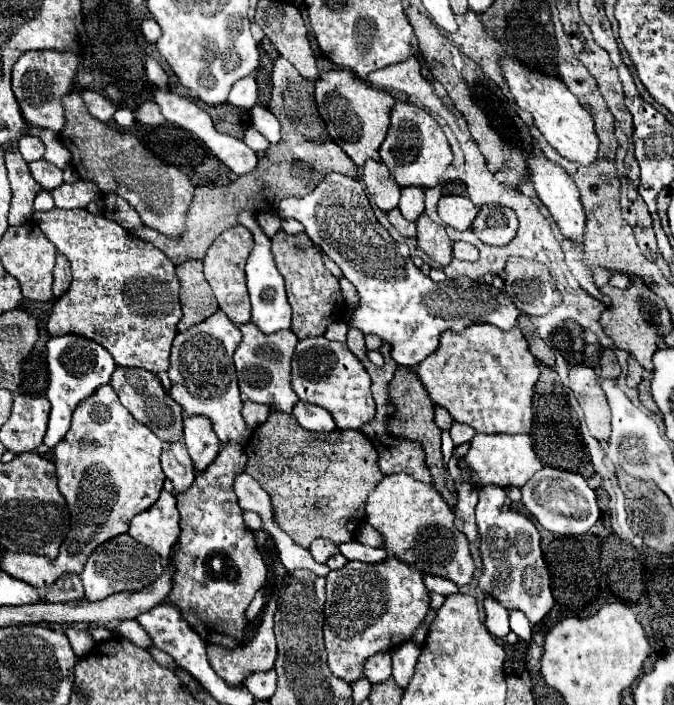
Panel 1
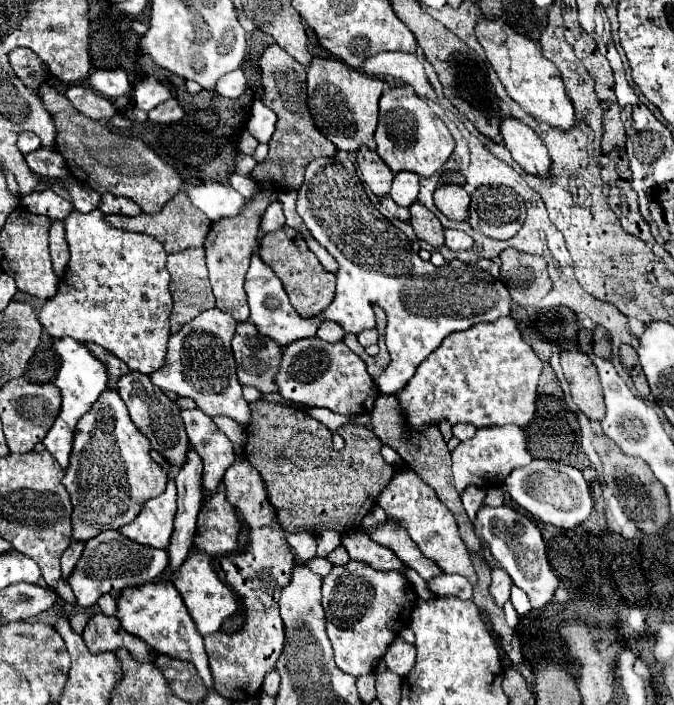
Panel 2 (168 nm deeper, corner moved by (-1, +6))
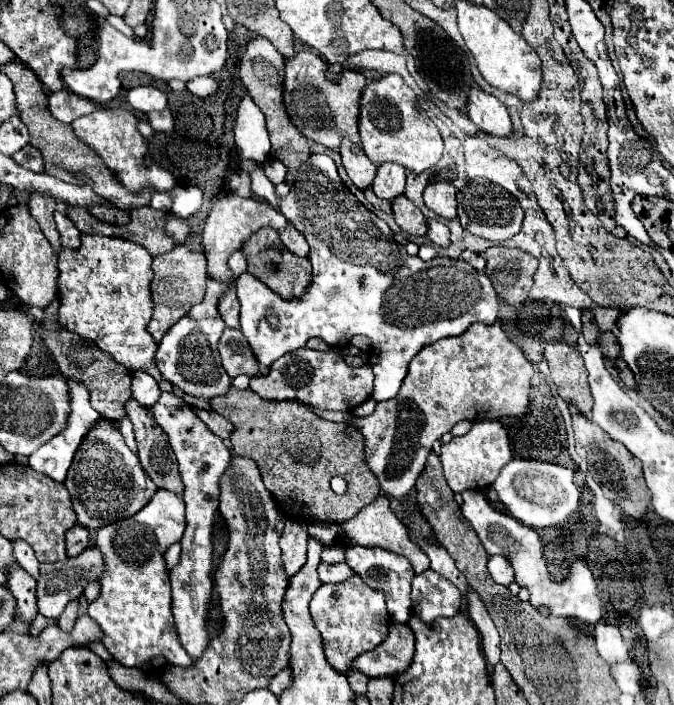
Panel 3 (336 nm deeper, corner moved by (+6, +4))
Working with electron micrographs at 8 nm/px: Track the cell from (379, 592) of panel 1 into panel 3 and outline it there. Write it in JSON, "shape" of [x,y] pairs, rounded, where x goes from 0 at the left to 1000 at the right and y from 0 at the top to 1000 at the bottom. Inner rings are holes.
{"shape":[[[522,817],[507,828],[478,828],[463,845],[460,874],[478,899],[481,928],[501,953],[513,953],[528,930],[555,922],[576,902],[579,874],[570,843],[546,834],[534,817]]]}

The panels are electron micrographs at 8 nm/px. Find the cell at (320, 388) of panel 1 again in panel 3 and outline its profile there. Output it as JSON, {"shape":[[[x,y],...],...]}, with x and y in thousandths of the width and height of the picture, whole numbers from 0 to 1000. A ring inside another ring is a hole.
{"shape":[[[445,494],[433,502],[421,502],[401,519],[395,533],[371,536],[371,553],[386,559],[392,567],[442,567],[448,573],[475,579],[475,582],[525,582],[531,573],[549,565],[552,559],[552,522],[534,519],[522,522],[499,496],[460,496]]]}

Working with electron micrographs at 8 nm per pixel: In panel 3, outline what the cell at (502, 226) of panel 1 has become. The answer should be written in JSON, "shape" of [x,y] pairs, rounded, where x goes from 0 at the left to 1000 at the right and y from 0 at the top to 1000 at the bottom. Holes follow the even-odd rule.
{"shape":[[[697,255],[685,270],[680,270],[680,312],[682,318],[721,340],[745,343],[769,332],[774,323],[777,298],[772,295],[772,287],[739,261],[730,261],[727,255]]]}

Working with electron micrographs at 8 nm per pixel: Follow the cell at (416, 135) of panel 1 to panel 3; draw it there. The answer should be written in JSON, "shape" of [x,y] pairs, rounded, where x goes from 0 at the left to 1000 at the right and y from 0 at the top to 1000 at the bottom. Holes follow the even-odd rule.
{"shape":[[[573,105],[564,113],[552,113],[534,133],[534,165],[531,187],[540,218],[555,233],[591,230],[611,244],[629,244],[641,238],[656,221],[656,193],[635,162],[617,153],[617,133],[588,105]]]}

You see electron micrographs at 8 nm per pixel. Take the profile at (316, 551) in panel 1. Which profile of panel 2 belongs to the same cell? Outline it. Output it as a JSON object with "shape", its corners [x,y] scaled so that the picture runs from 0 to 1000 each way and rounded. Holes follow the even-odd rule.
{"shape":[[[453,755],[453,757],[426,757],[426,769],[441,783],[441,789],[447,794],[458,794],[470,786],[470,766],[458,755]]]}

